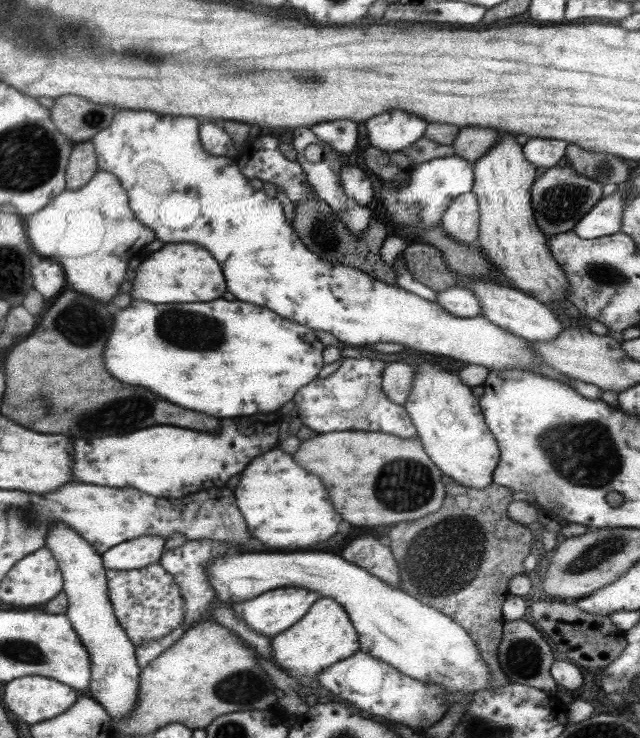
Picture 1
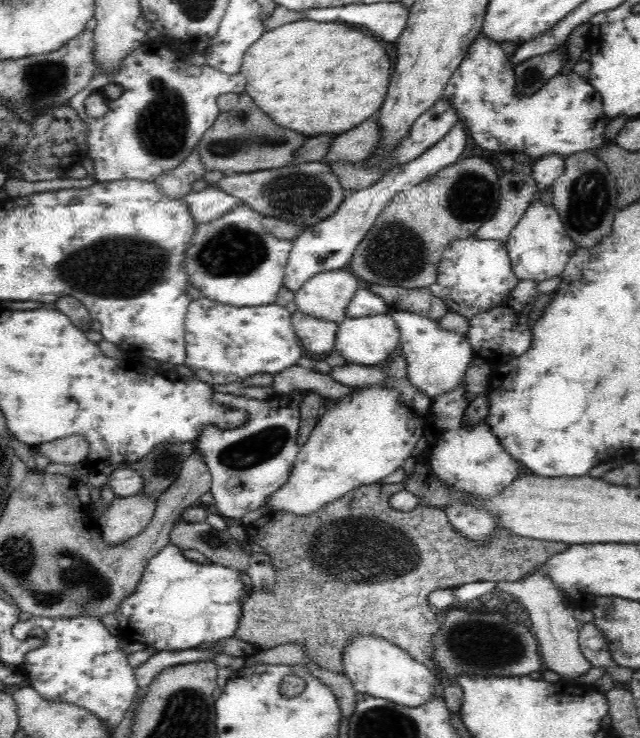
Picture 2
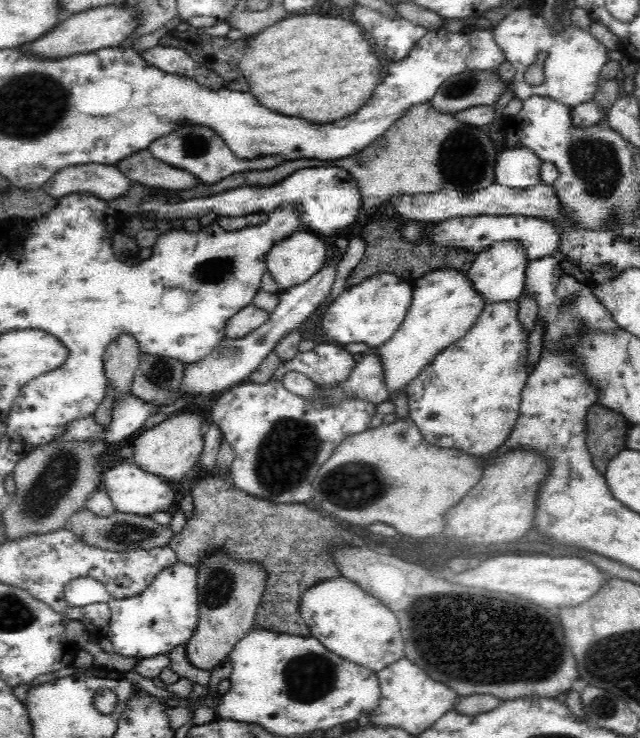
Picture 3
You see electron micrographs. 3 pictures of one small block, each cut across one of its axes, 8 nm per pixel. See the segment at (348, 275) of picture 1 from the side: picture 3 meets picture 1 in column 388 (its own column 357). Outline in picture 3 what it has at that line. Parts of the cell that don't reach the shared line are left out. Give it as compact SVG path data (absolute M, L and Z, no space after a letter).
M378 272L364 282L344 290L326 310L322 318L322 328L326 336L338 344L348 346L352 342L364 342L370 348L380 348L402 326L412 304L412 290L414 286L404 278L398 278L390 272Z

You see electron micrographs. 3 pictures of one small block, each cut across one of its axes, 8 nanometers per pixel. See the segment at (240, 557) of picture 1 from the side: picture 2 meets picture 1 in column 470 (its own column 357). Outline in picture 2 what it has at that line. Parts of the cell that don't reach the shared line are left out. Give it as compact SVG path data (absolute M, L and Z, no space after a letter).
M362 636L350 642L342 654L344 676L350 678L358 694L376 696L382 700L390 700L402 708L420 708L434 698L434 682L436 676L430 668L414 660L410 654L400 650L398 646L388 644L386 640L374 636Z

